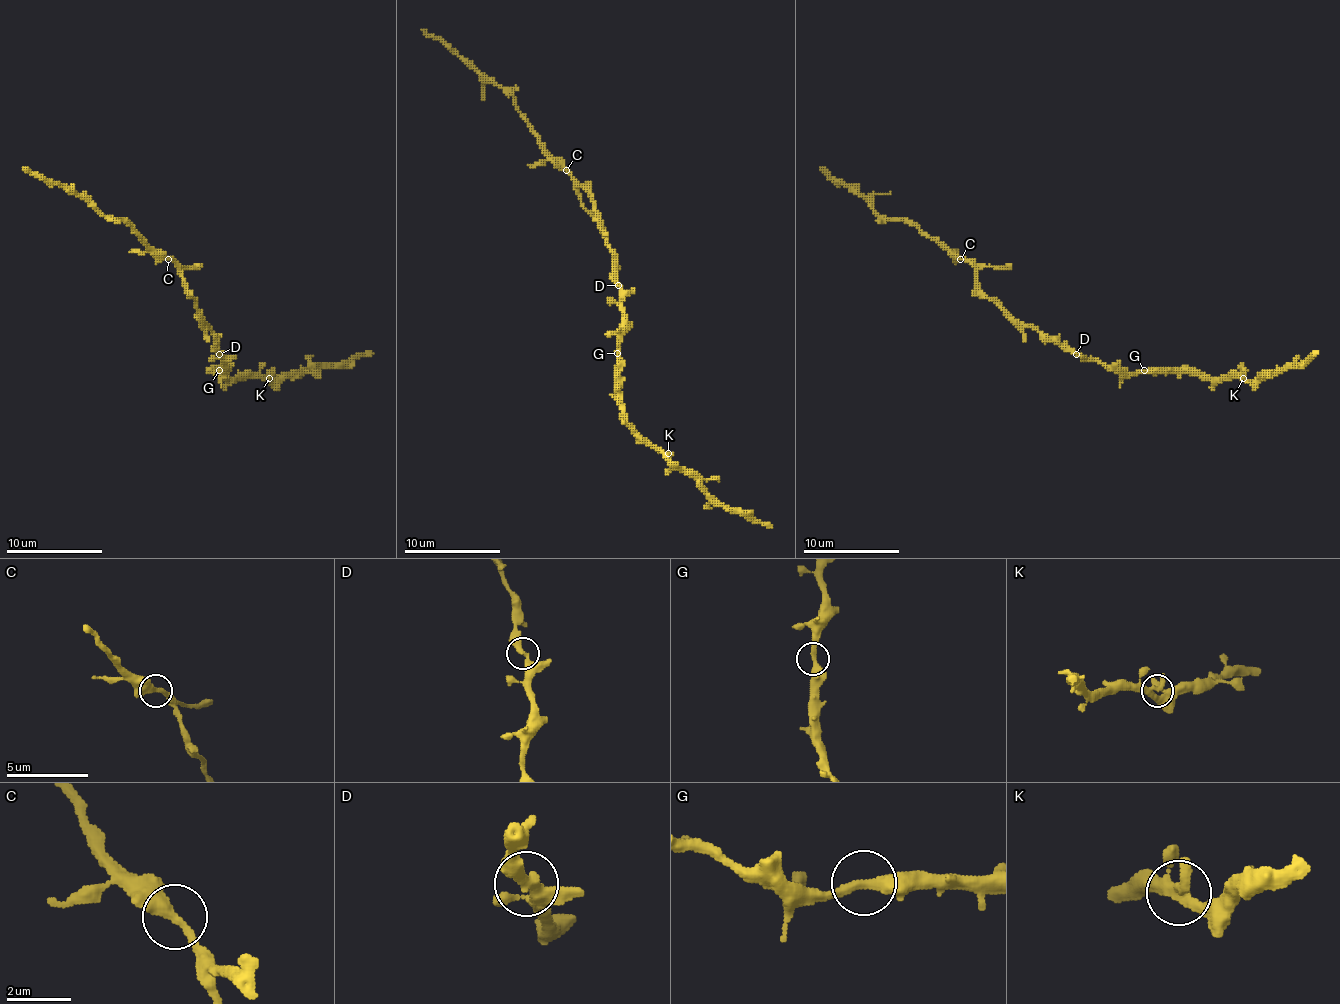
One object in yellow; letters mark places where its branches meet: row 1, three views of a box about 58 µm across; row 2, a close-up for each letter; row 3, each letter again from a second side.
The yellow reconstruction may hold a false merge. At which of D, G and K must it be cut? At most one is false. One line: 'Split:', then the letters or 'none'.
Split: none

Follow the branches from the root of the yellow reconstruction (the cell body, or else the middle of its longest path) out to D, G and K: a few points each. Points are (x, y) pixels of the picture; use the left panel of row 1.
D: (216, 339), (219, 353)
G: (216, 339), (223, 363), (223, 370), (219, 370)
K: (216, 339), (223, 363), (219, 373), (228, 378), (269, 378)

